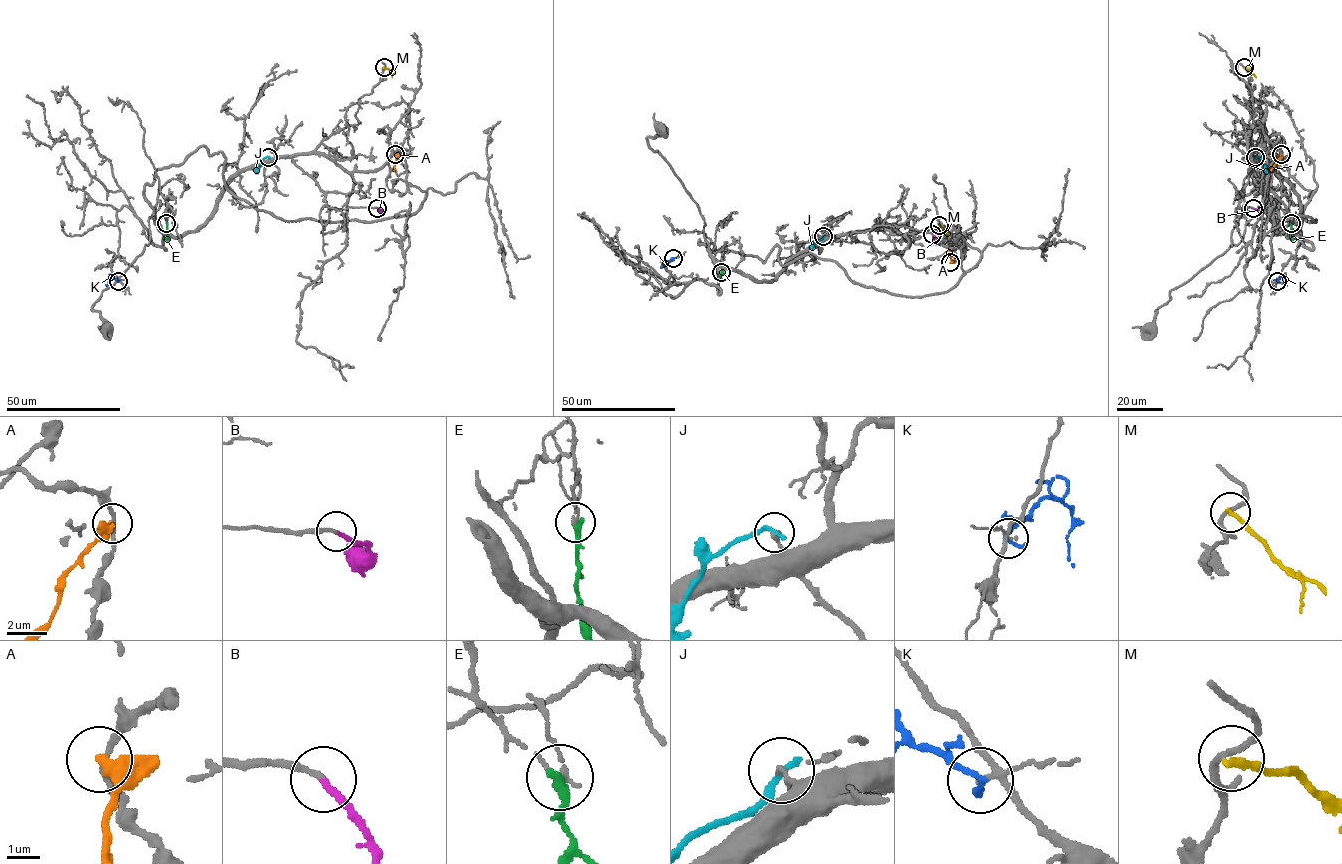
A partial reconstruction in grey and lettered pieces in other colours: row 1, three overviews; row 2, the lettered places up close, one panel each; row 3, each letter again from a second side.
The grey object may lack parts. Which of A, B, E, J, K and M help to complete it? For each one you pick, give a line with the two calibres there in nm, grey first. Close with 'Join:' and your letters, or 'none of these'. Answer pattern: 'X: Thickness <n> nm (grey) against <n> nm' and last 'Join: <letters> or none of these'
B: Thickness 180 nm (grey) against 200 nm
Join: B

